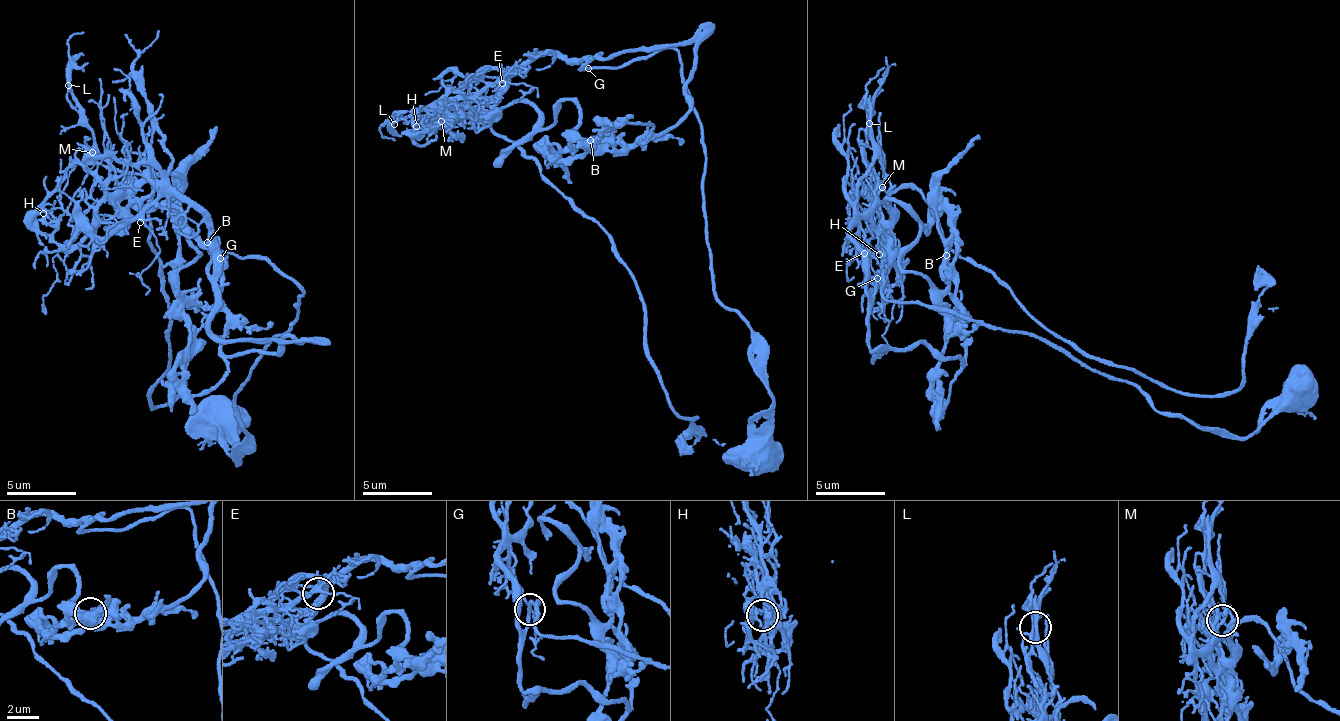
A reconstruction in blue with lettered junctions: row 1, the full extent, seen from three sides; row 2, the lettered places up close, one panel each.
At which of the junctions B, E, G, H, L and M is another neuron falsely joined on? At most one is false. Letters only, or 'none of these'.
M

